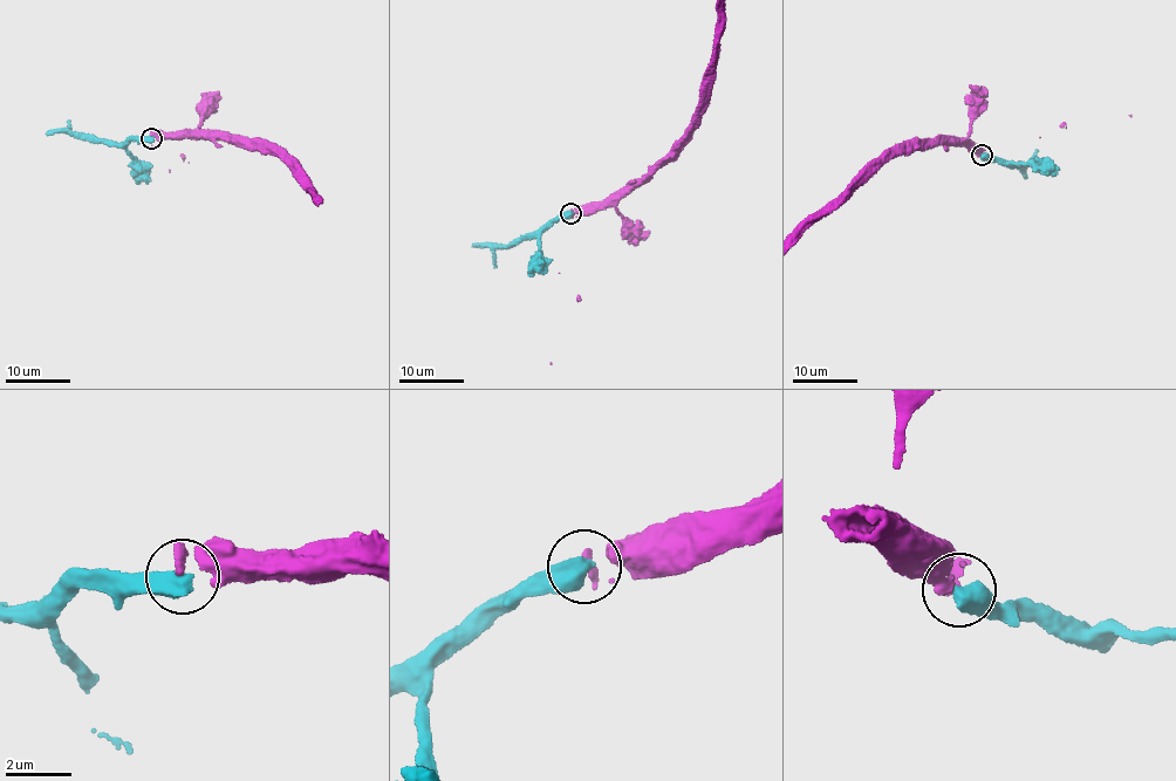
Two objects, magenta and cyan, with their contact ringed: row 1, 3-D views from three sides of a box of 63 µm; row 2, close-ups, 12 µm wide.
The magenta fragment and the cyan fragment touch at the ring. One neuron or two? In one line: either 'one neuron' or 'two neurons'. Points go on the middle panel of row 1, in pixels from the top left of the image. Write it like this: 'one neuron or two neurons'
two neurons

